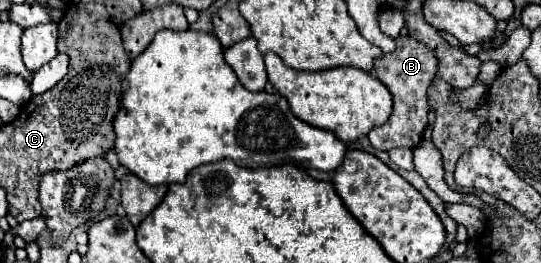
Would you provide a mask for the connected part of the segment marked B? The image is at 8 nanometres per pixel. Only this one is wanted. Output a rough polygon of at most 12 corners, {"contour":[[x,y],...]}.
{"contour":[[396,37],[374,61],[394,111],[374,127],[374,149],[418,147],[428,125],[426,89],[438,65],[424,43]]}

